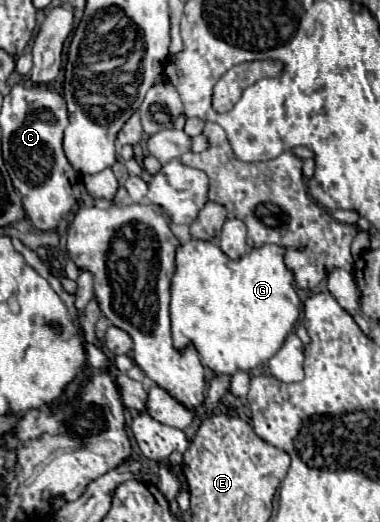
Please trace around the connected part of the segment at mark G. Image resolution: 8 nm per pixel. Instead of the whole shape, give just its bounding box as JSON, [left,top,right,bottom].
[170,241,300,377]

